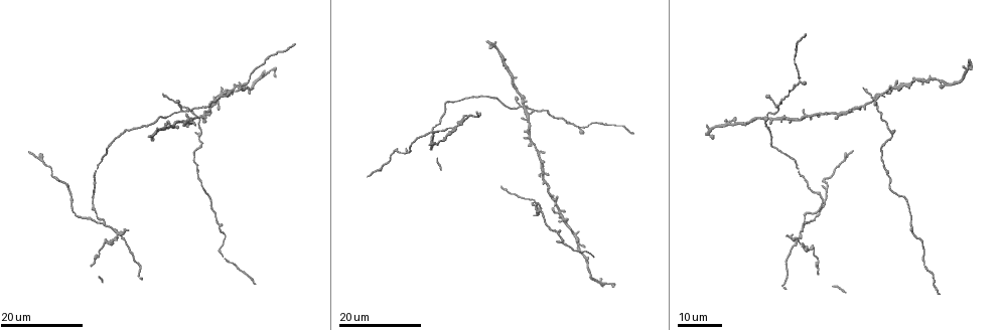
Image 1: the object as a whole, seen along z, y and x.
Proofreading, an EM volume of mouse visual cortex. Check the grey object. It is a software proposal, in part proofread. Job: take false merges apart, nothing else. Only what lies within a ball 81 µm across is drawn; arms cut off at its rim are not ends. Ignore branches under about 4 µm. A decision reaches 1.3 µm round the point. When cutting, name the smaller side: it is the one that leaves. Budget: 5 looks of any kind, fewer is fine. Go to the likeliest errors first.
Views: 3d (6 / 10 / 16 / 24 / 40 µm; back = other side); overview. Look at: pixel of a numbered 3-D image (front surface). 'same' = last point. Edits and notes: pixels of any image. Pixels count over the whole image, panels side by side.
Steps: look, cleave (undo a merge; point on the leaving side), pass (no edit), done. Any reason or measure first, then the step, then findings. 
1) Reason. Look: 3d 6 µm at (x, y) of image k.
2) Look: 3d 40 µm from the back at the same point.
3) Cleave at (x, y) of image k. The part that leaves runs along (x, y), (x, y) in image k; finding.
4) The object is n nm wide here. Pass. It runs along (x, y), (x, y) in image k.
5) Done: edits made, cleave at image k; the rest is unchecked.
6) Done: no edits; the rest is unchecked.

Look: 3d 16 µm at (798, 238) of image 1.

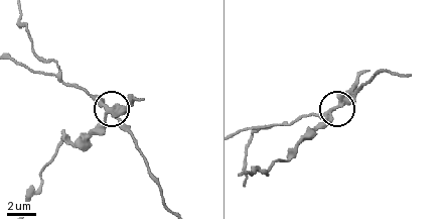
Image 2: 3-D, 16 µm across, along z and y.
Look: 3d 6 µm at (338, 108) of image 2.

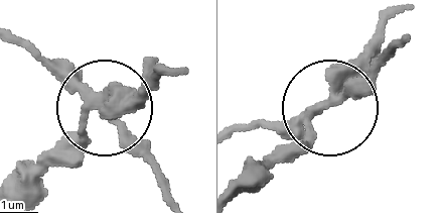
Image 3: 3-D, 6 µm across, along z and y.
4 arms meet here. Cleave at (77, 136) of image 3. The part that leaves runs along (320, 104), (237, 197) in image 3; two neurons meet here.

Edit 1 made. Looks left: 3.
Two arms in line, one across. Look: 3d 16 µm at (106, 223) of image 1.

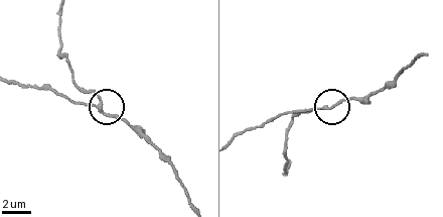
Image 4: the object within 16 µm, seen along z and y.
Look: 3d 6 µm at (99, 106) of image 4.

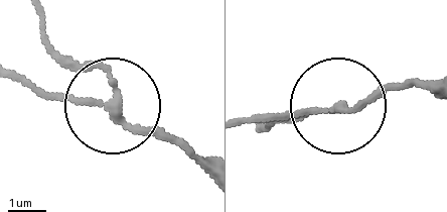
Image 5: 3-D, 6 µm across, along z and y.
3 arms meet here. Pass. It runs along (40, 15), (49, 43), (104, 73), (127, 118), (203, 170) in image 5; one neuron here.

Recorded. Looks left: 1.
Done: edits made, cleave at image 3; the rest is unchecked.

